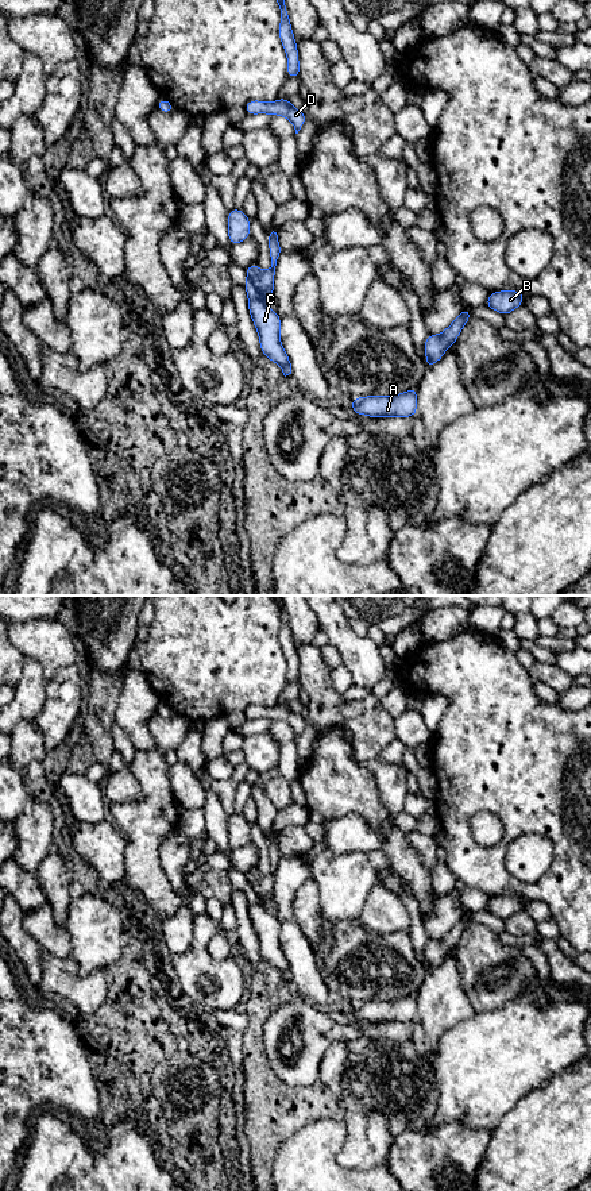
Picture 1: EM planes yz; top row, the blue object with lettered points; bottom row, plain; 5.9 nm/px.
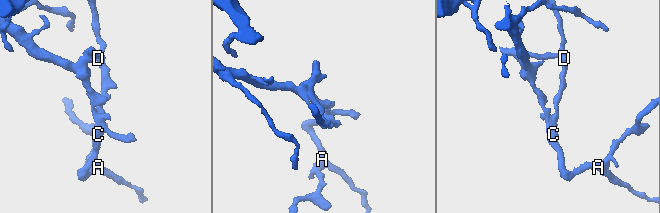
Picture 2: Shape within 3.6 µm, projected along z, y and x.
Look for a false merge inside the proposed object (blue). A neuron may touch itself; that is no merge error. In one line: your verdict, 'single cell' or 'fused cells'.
fused cells

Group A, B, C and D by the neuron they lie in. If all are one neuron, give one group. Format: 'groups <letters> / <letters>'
groups A B C / D

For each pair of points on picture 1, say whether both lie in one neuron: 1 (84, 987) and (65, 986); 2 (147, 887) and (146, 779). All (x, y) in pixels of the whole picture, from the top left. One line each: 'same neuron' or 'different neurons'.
1: same neuron
2: same neuron

